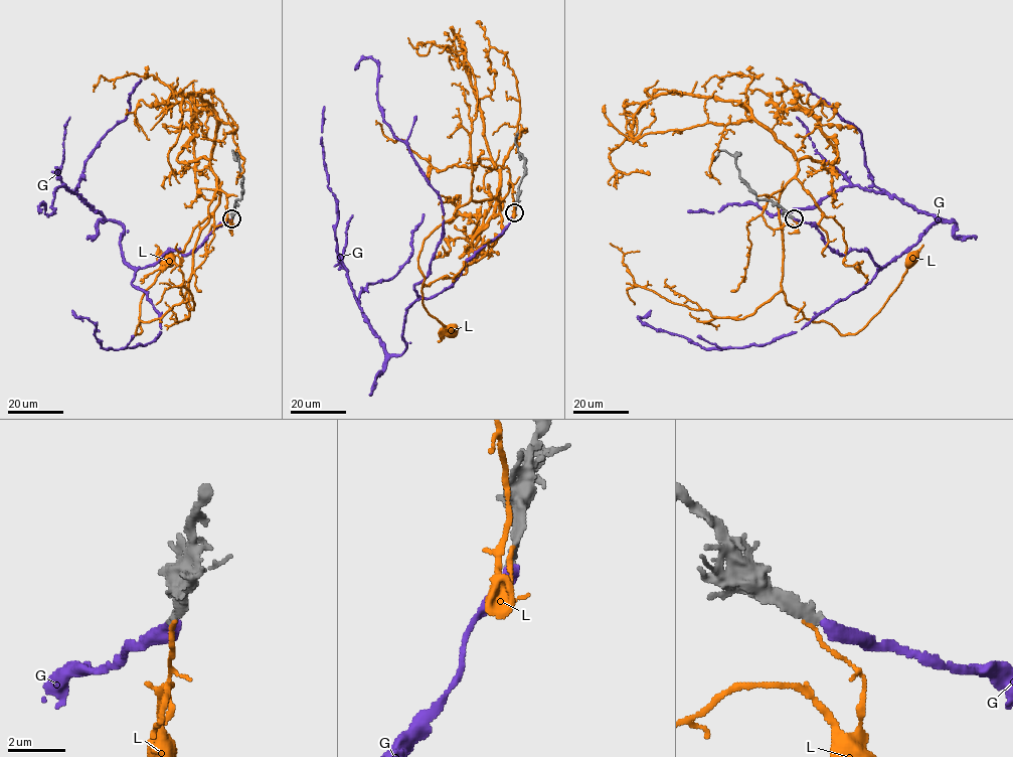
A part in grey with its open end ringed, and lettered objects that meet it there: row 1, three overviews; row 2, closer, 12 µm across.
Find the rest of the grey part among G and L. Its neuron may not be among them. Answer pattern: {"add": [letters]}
{"add": ["G"]}

